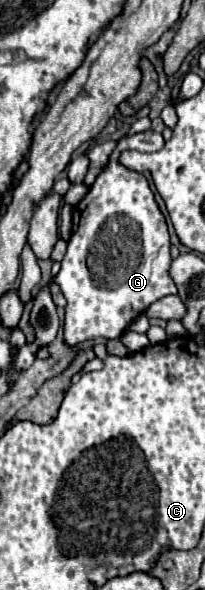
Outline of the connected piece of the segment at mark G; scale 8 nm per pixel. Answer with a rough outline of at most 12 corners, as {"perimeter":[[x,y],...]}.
{"perimeter":[[122,136],[74,206],[52,278],[64,338],[120,338],[176,294],[148,180],[118,164],[158,152]]}

